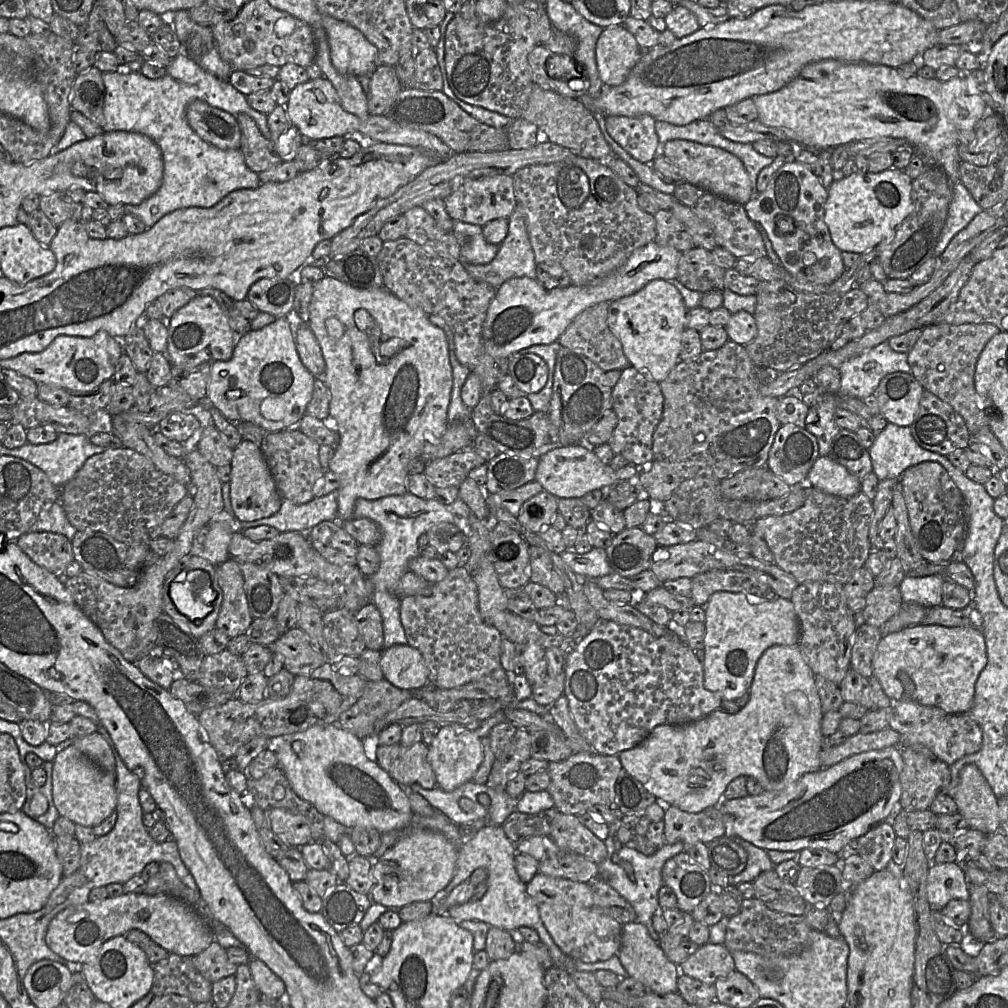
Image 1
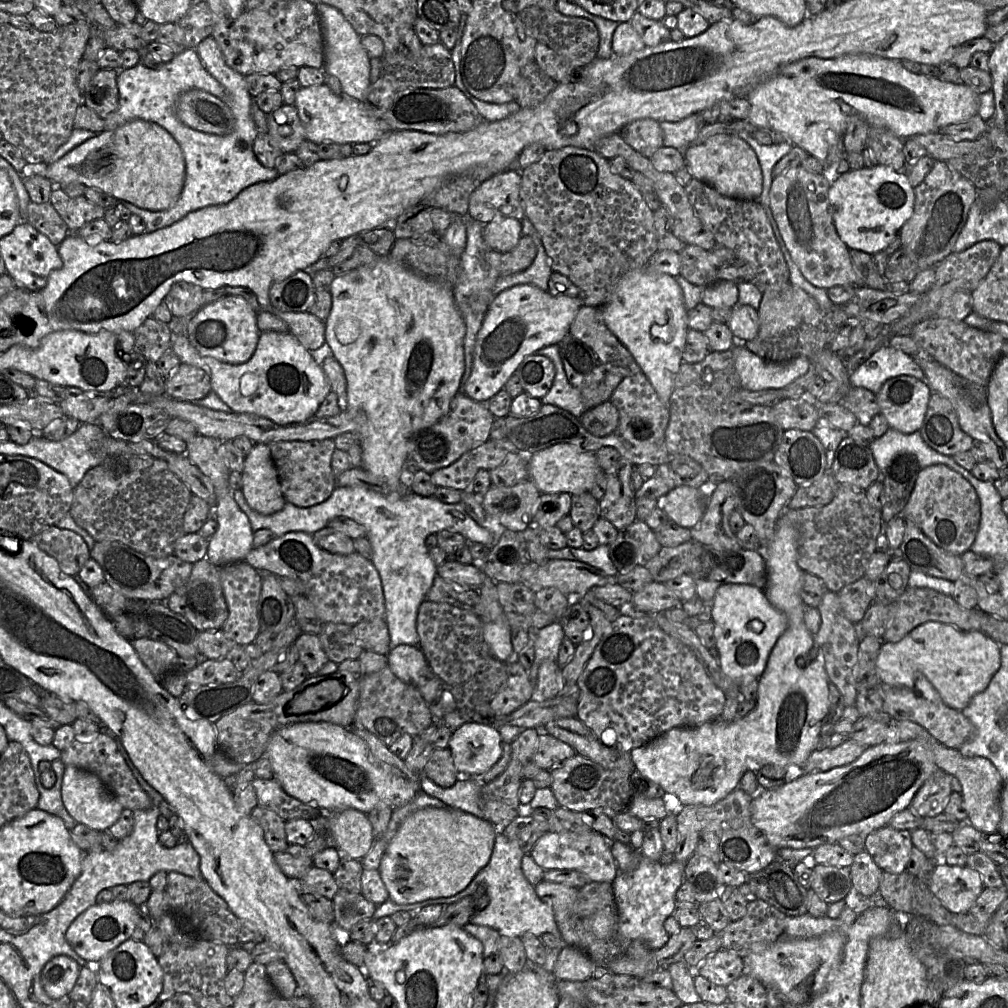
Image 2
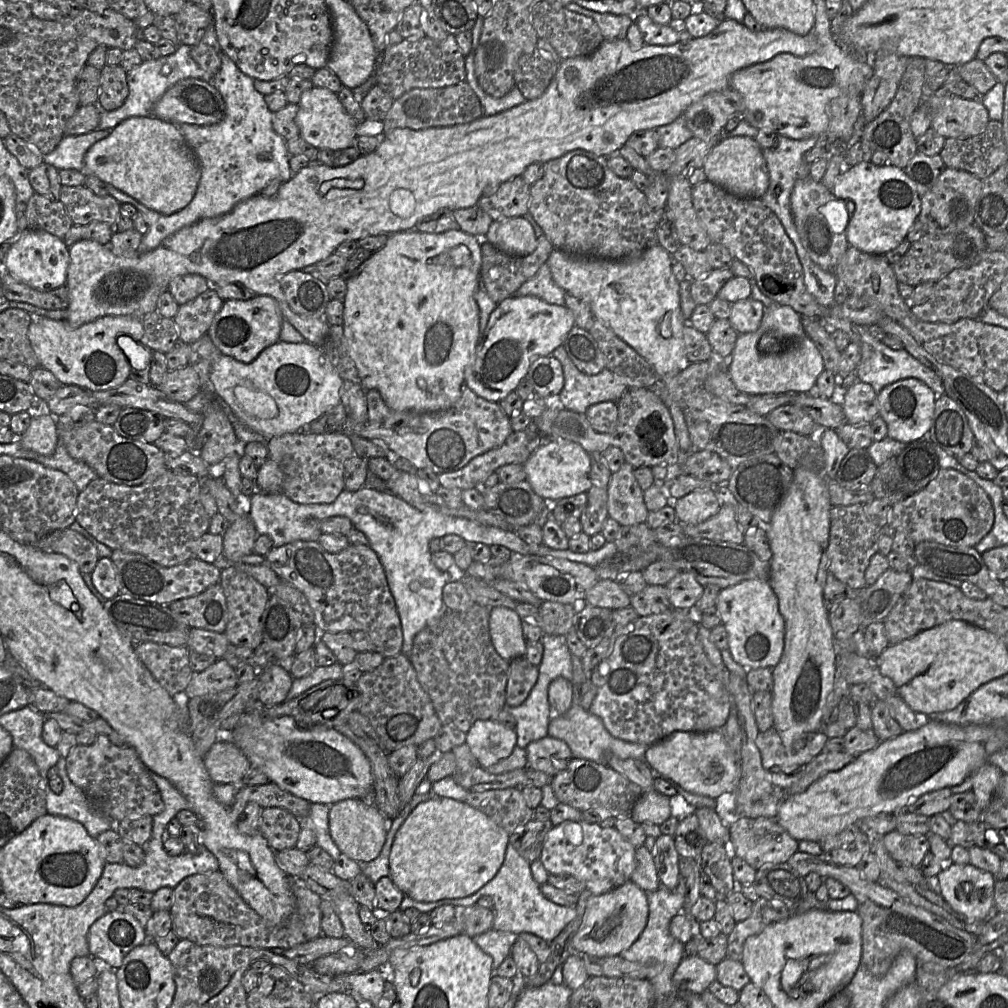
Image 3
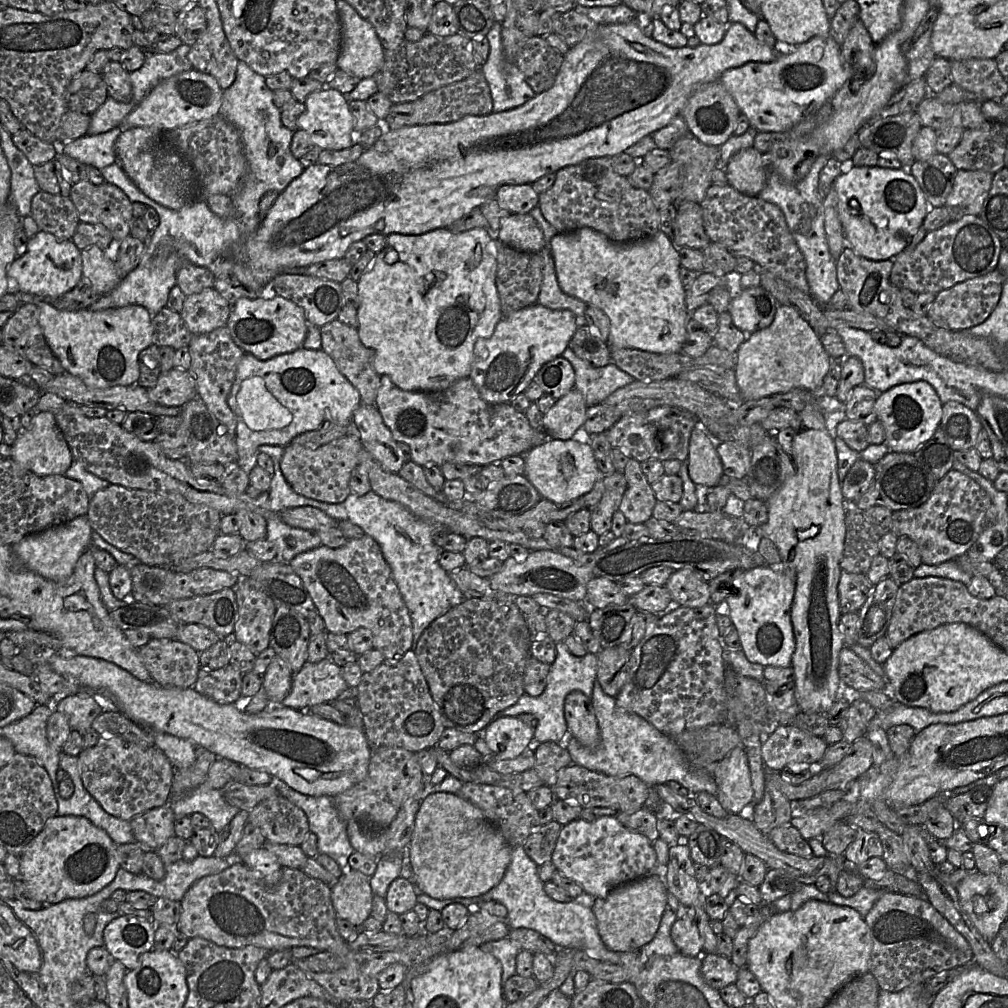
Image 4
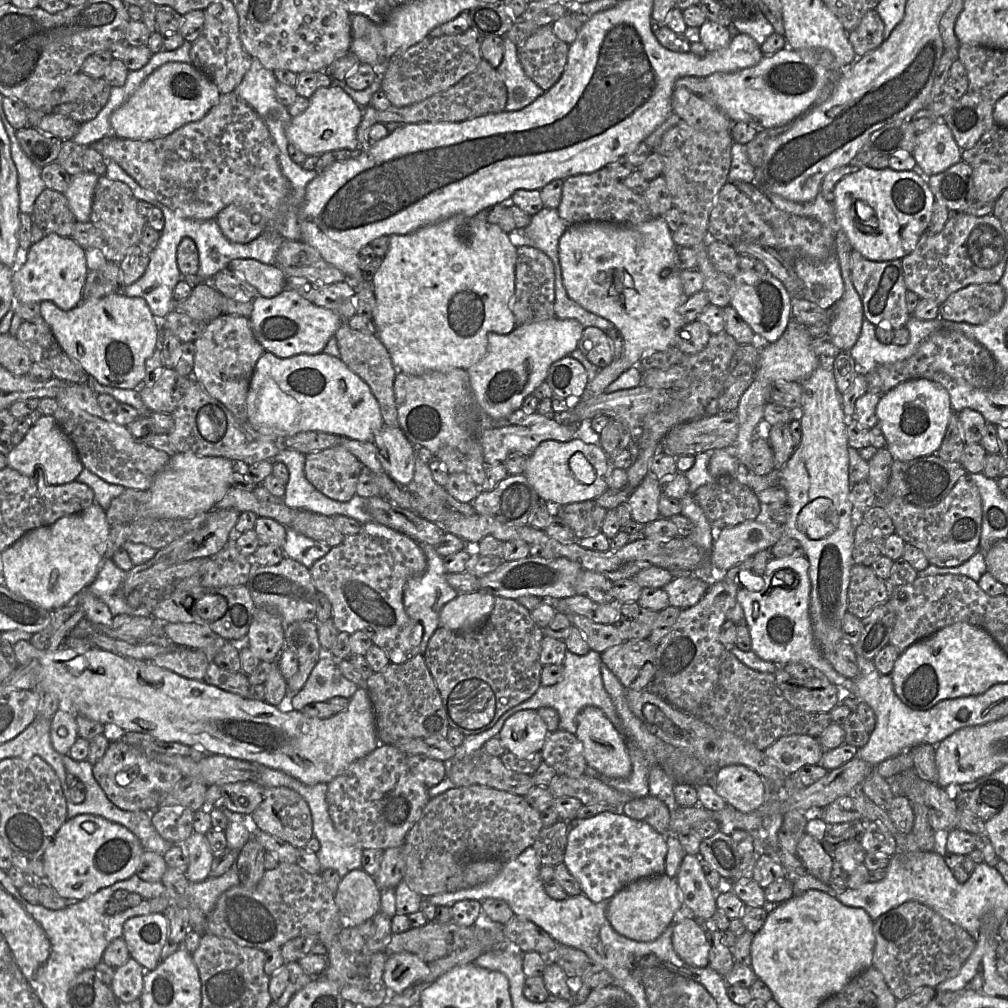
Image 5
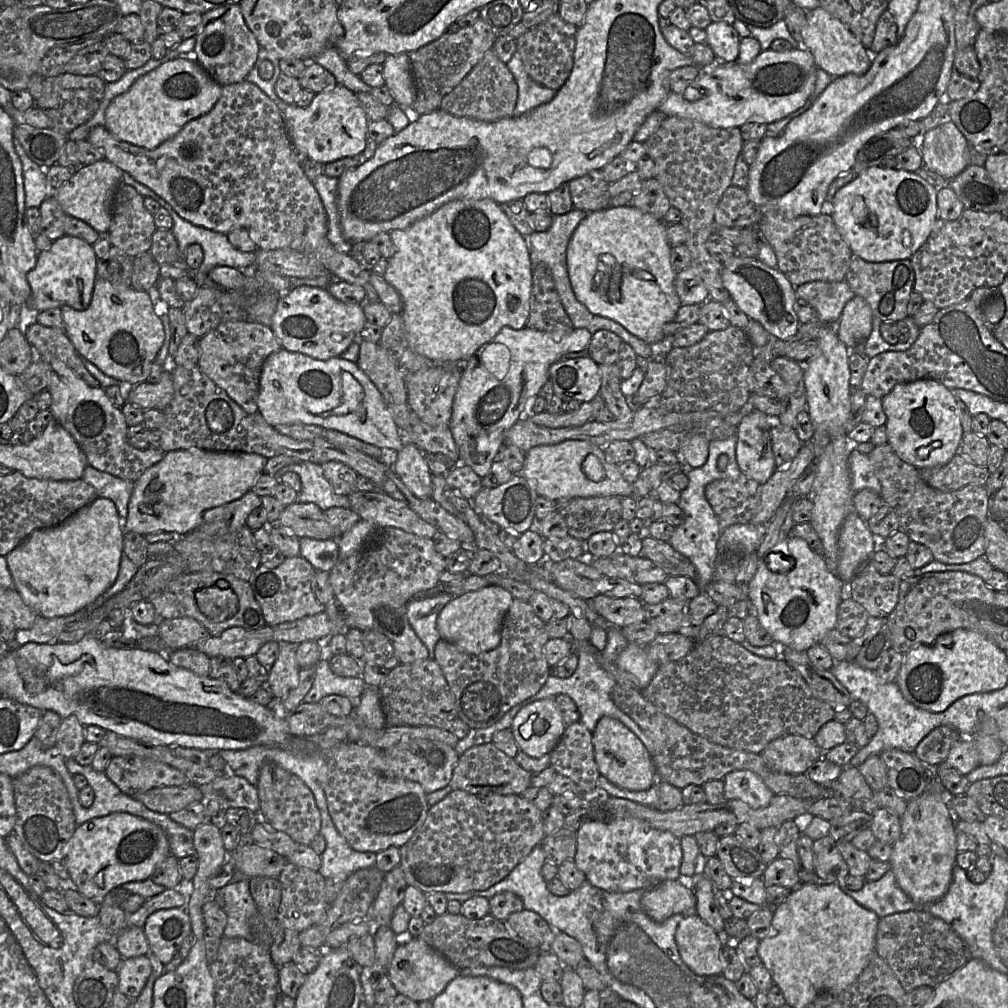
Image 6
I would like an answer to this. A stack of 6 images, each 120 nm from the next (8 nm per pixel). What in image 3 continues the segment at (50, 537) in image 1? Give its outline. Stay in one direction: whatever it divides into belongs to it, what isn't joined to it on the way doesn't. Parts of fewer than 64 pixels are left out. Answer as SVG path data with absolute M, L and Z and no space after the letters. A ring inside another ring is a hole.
M68 528L54 532L57 532L57 535L49 551L62 554L76 562L82 575L91 575L100 559L96 547L85 537Z

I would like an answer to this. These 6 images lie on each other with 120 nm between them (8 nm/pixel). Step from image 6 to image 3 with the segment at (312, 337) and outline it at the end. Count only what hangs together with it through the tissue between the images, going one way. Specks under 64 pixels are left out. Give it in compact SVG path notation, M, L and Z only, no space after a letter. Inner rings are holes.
M256 295L249 300L230 299L223 303L215 315L207 335L223 355L243 363L251 363L268 346L280 340L284 317L278 302L266 295Z

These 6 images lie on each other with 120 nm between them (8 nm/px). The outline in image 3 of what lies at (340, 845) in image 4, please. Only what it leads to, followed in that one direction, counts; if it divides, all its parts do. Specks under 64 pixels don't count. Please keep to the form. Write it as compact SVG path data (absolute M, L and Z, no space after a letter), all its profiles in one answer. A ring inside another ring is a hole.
M311 803L309 814L299 819L301 827L313 831L316 837L316 845L328 852L336 860L341 851L333 841L329 831L329 809L330 805Z

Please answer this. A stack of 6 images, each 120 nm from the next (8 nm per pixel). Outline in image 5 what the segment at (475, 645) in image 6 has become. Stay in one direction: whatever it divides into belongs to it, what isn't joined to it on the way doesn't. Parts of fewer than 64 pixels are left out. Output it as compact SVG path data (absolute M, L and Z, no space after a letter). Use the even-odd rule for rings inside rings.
M484 591L459 593L440 611L440 626L452 631L480 628L494 608L495 596Z

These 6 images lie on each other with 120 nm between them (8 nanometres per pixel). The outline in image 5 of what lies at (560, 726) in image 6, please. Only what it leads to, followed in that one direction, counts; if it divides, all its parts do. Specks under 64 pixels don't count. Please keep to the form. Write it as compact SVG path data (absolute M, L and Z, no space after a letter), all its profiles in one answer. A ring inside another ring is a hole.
M528 709L509 717L498 738L507 752L518 758L527 758L542 750L548 734L547 725L537 710Z

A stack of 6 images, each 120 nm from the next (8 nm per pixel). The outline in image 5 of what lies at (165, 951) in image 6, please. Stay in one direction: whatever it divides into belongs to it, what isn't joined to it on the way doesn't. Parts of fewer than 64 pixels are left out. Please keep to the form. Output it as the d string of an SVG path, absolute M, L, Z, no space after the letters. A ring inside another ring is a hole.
M151 913L128 919L123 936L130 957L146 970L155 969L161 961L162 949L169 939L169 923L164 913Z

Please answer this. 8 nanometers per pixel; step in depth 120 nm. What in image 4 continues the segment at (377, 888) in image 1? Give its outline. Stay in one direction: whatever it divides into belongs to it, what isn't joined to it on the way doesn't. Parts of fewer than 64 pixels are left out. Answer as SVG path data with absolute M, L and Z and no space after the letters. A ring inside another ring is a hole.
M453 793L427 795L415 816L406 853L420 893L435 899L476 897L503 878L511 861L512 847L482 811Z

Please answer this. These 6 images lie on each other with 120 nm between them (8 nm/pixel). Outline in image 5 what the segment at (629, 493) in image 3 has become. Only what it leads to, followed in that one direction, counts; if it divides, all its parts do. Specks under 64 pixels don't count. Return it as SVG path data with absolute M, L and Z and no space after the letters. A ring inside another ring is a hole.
M649 473L635 487L627 500L632 520L647 524L660 517L658 501L661 494L658 478Z

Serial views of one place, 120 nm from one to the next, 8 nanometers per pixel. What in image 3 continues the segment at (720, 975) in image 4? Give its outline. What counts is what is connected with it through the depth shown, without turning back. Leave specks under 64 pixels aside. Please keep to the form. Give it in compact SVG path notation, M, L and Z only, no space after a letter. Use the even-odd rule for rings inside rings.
M696 954L685 956L673 975L676 985L696 994L708 990L708 986L716 980L716 965L704 961Z

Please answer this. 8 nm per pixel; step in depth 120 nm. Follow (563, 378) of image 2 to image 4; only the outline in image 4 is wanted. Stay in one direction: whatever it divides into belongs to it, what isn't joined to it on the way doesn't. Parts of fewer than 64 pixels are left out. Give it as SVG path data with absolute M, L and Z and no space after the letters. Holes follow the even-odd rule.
M569 347L564 350L562 357L572 364L575 371L574 389L583 395L588 407L602 403L610 394L635 381L613 363L604 367L592 366Z

